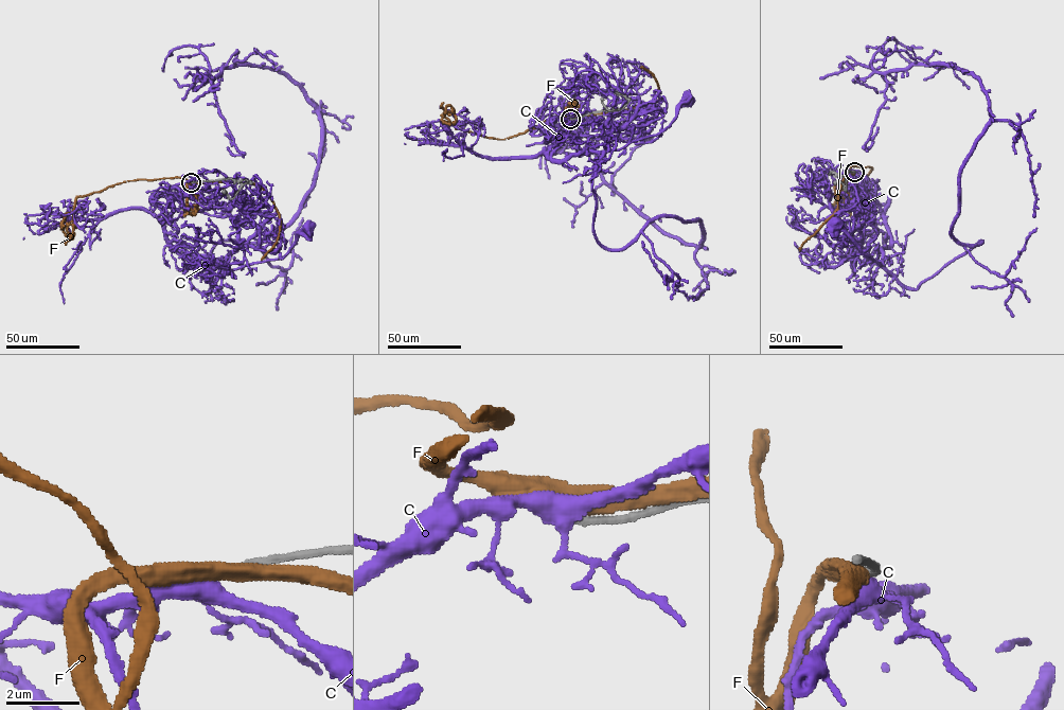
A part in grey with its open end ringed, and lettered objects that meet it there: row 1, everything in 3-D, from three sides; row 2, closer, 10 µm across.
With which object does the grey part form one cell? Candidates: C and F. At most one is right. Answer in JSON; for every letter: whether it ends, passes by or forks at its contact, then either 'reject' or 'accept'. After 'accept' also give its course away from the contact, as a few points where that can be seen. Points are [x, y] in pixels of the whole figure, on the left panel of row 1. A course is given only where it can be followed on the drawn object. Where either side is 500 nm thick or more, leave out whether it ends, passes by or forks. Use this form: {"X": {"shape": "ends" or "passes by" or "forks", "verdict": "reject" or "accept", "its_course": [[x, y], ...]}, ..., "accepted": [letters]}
{"C": {"shape": "forks", "verdict": "reject"}, "F": {"shape": "passes by", "verdict": "reject"}, "accepted": []}

